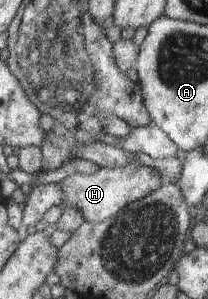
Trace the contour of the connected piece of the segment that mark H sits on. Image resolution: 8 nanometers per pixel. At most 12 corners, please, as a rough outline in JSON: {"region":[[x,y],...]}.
{"region":[[149,166],[57,182],[62,208],[101,223],[162,186]]}

